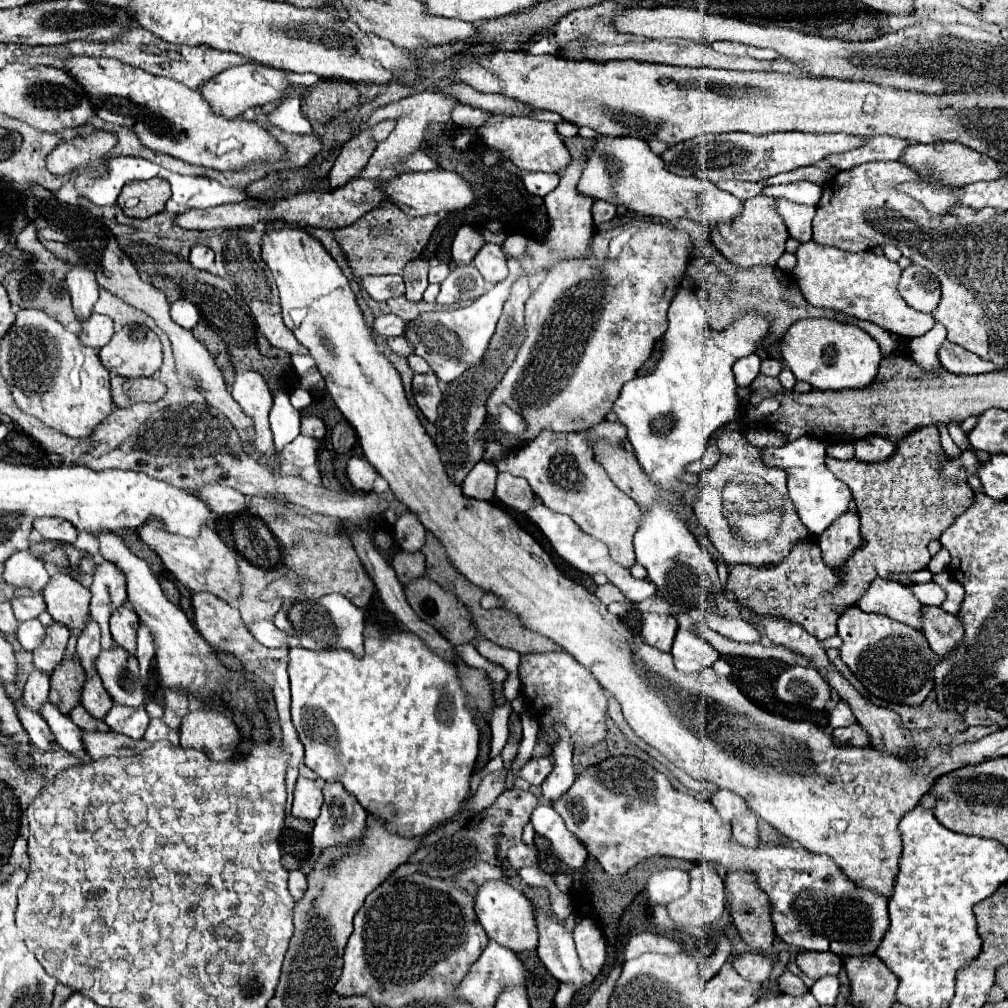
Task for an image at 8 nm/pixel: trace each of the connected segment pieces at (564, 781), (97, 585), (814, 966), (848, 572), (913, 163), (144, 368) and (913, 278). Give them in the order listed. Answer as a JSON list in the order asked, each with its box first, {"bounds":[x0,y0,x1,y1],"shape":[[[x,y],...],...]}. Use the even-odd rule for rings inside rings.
[{"bounds":[542,725,574,805],"shape":[[[562,725],[552,727],[554,731],[558,731],[560,739],[553,749],[553,756],[556,759],[554,769],[542,783],[542,803],[552,805],[556,799],[560,799],[568,787],[572,785],[574,777],[574,769],[572,769],[572,747],[570,747],[570,737],[568,731]]]},{"bounds":[90,561,128,649],"shape":[[[102,561],[94,571],[94,583],[90,591],[92,591],[90,617],[100,625],[102,649],[112,649],[114,641],[108,629],[108,621],[112,611],[116,611],[128,601],[126,577],[112,561]]]},{"bounds":[796,951,842,979],"shape":[[[806,951],[798,955],[796,963],[812,979],[820,979],[826,975],[838,975],[842,971],[842,959],[836,957],[834,953]]]},{"bounds":[726,425,974,641],"shape":[[[932,425],[910,433],[908,439],[896,447],[892,461],[880,465],[826,457],[827,468],[854,493],[862,523],[862,545],[854,549],[844,563],[844,575],[824,565],[818,539],[810,535],[808,539],[798,541],[778,565],[732,567],[726,589],[736,593],[738,601],[750,605],[756,613],[800,623],[820,641],[836,635],[838,617],[860,601],[876,577],[890,579],[892,573],[926,569],[932,557],[928,553],[928,543],[940,539],[940,535],[972,503],[974,491],[970,491],[970,485],[948,485],[948,481],[940,481],[938,465],[942,453],[940,433]]]},{"bounds":[900,143,1006,185],"shape":[[[914,143],[904,151],[904,157],[900,159],[908,167],[912,167],[918,173],[928,173],[930,177],[940,177],[940,181],[956,183],[956,185],[968,185],[974,181],[994,181],[1000,177],[1006,177],[1006,169],[988,157],[986,153],[978,153],[966,145],[960,143]]]},{"bounds":[100,325,162,377],"shape":[[[126,325],[100,349],[100,361],[112,375],[152,377],[162,365],[162,345],[152,329]]]},{"bounds":[898,265,940,313],"shape":[[[910,265],[908,269],[902,271],[898,293],[912,309],[924,313],[932,313],[940,301],[938,279],[920,265]]]}]

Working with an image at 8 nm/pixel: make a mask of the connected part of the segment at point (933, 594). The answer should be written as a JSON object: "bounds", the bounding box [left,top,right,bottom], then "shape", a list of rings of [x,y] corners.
{"bounds":[912,581,946,607],"shape":[[[934,581],[930,583],[924,583],[924,585],[912,585],[912,591],[916,593],[916,597],[920,599],[922,605],[934,605],[934,607],[940,607],[946,599],[946,591],[936,585]]]}

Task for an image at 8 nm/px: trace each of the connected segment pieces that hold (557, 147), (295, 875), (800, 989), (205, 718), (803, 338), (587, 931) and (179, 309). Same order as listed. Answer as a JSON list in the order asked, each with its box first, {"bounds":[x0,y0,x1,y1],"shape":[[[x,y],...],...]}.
[{"bounds":[478,117,572,173],"shape":[[[502,117],[496,123],[488,123],[482,125],[478,129],[480,139],[494,149],[504,151],[504,155],[518,167],[524,171],[544,171],[544,173],[562,173],[572,157],[568,153],[568,149],[564,147],[564,141],[560,139],[560,135],[556,133],[556,125],[554,123],[544,123],[544,121],[536,121],[530,117]]]},{"bounds":[288,871,308,901],"shape":[[[290,871],[290,881],[288,881],[288,889],[292,893],[292,897],[298,901],[304,891],[308,887],[308,881],[306,881],[306,875],[302,871]]]},{"bounds":[778,973,808,995],"shape":[[[784,973],[780,979],[778,979],[778,985],[784,993],[788,995],[806,995],[808,993],[808,987],[804,985],[804,981],[800,977],[794,977],[792,973]]]},{"bounds":[180,711,240,761],"shape":[[[192,711],[180,727],[180,745],[204,751],[212,761],[230,761],[238,743],[240,731],[236,723],[218,711]]]},{"bounds":[780,319,882,391],"shape":[[[802,319],[792,323],[780,339],[780,351],[798,381],[806,381],[822,391],[870,385],[882,359],[880,345],[874,337],[856,325],[844,325],[834,319]]]},{"bounds":[573,920,606,975],"shape":[[[582,920],[573,931],[578,957],[582,967],[598,975],[606,959],[606,938],[604,932],[594,920]]]},{"bounds":[170,298,200,329],"shape":[[[184,298],[172,303],[170,315],[172,315],[172,319],[174,319],[180,327],[184,327],[184,329],[194,329],[194,325],[196,325],[198,319],[200,319],[198,309]]]}]

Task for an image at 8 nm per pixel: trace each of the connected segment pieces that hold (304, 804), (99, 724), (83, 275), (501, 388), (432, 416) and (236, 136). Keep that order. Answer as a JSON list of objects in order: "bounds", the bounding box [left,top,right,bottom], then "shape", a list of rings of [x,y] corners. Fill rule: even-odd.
[{"bounds":[292,777,322,821],"shape":[[[298,777],[294,787],[294,803],[292,803],[292,815],[300,819],[314,821],[322,807],[322,789],[316,781]]]},{"bounds":[70,705,108,731],"shape":[[[78,705],[76,709],[72,709],[70,719],[84,731],[108,731],[108,725],[100,719],[94,719],[92,715],[86,713],[86,709],[82,705]]]},{"bounds":[66,263,98,321],"shape":[[[68,263],[66,285],[68,285],[70,295],[72,295],[74,313],[80,321],[84,321],[84,317],[92,315],[92,307],[98,301],[96,277],[92,275],[92,271],[86,265],[82,265],[82,263],[70,265]]]},{"bounds":[476,217,690,451],"shape":[[[638,217],[628,225],[596,233],[592,255],[584,261],[568,261],[552,269],[526,301],[526,341],[520,347],[514,365],[488,397],[488,425],[480,427],[476,435],[484,441],[494,439],[512,451],[530,443],[544,429],[554,433],[578,433],[604,421],[622,385],[638,375],[638,369],[650,357],[656,339],[668,329],[666,311],[676,295],[680,275],[688,267],[690,249],[688,237],[676,233],[672,225]],[[500,405],[508,405],[526,421],[526,431],[520,437],[508,437],[498,431],[496,417]],[[486,427],[492,433],[490,439],[486,437]]]},{"bounds":[412,371,442,421],"shape":[[[432,371],[426,375],[414,375],[412,391],[414,391],[414,399],[420,411],[428,417],[428,421],[436,421],[438,401],[442,401],[442,391],[438,387],[436,375]]]},{"bounds":[62,55,284,171],"shape":[[[84,55],[68,57],[62,69],[82,85],[100,119],[132,129],[154,151],[220,171],[244,169],[252,161],[268,163],[284,157],[284,149],[266,129],[254,121],[216,117],[196,89],[188,89],[168,77],[150,75],[118,59]]]}]

